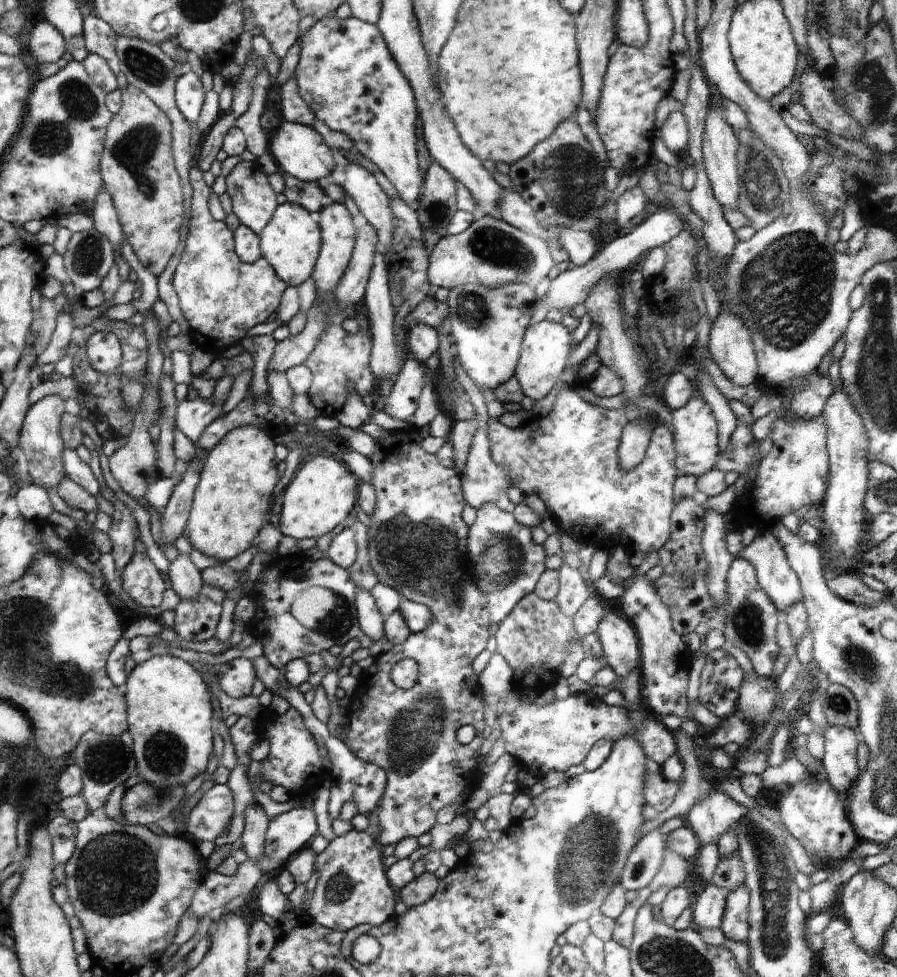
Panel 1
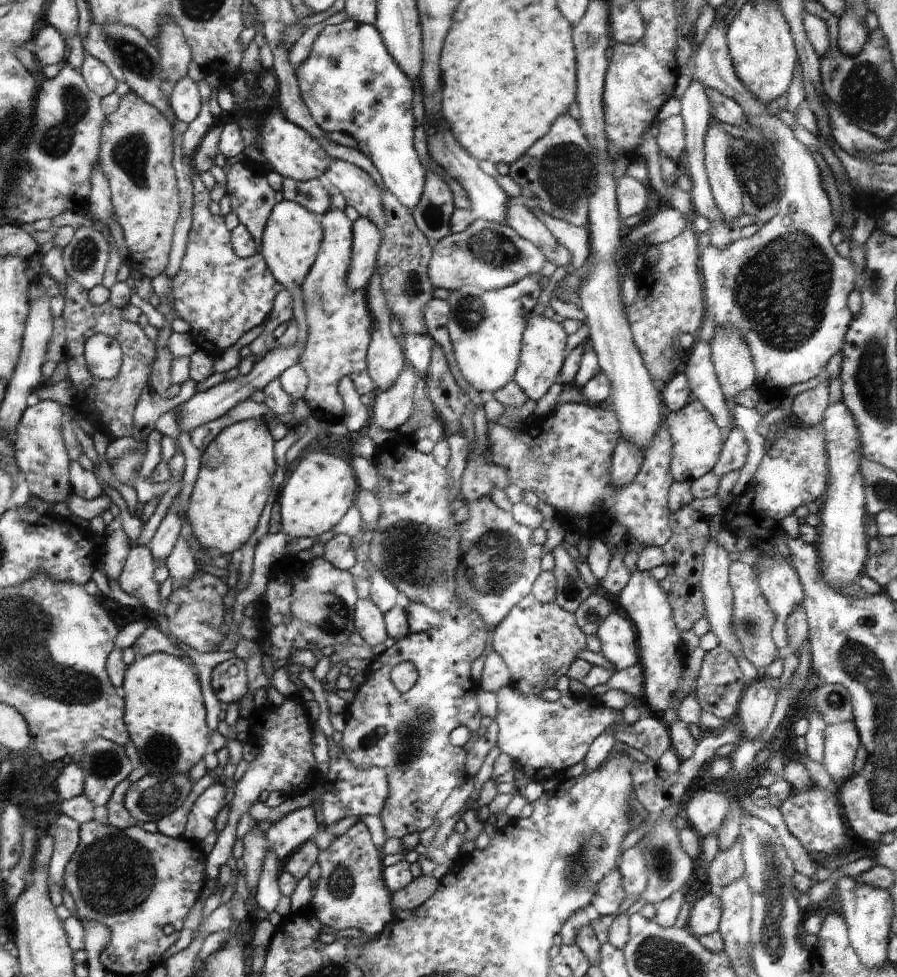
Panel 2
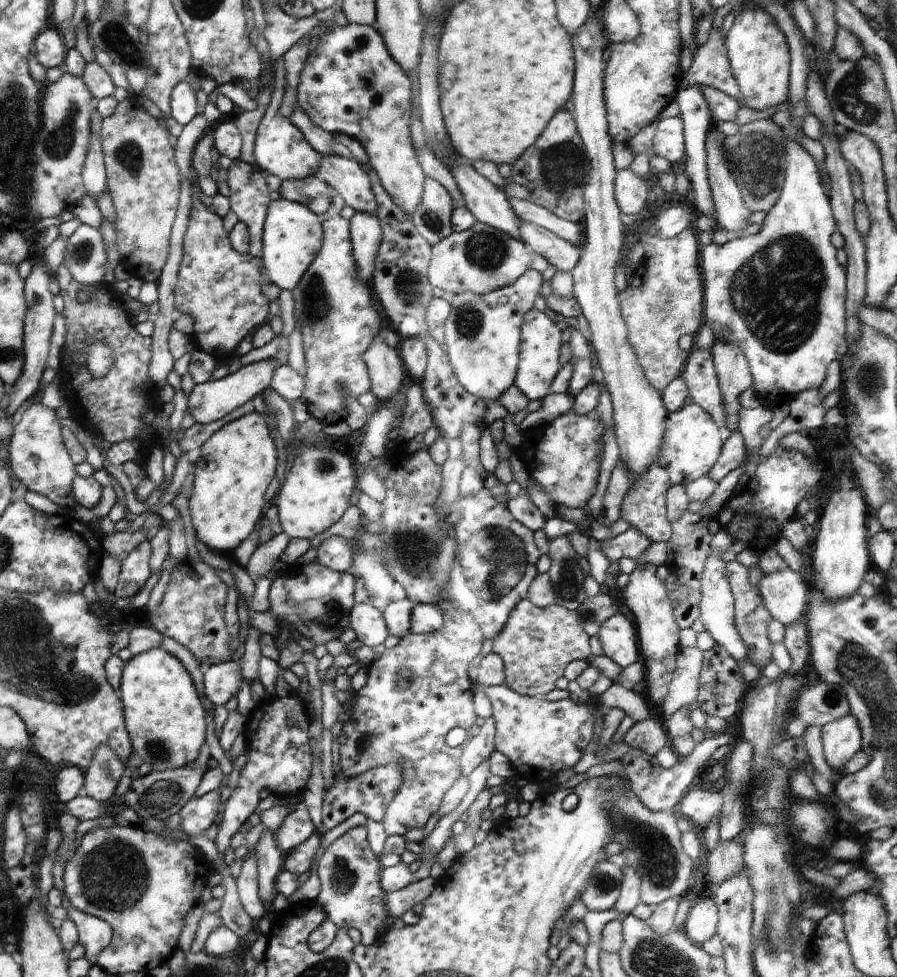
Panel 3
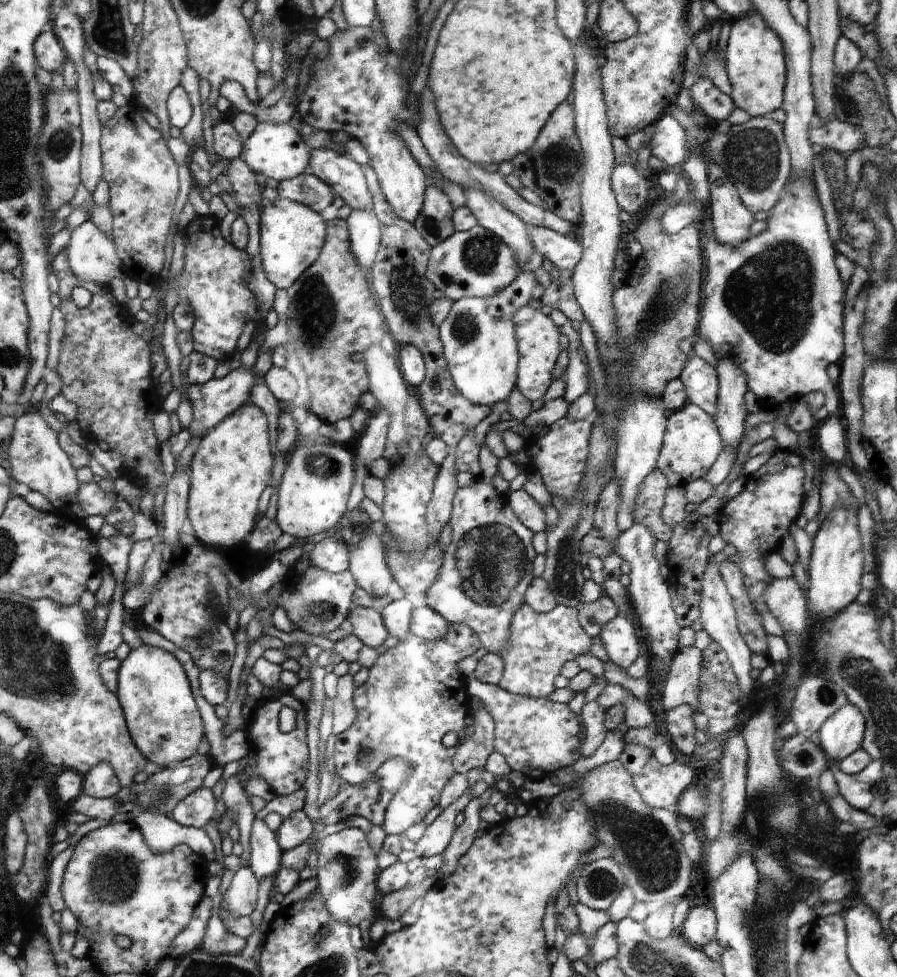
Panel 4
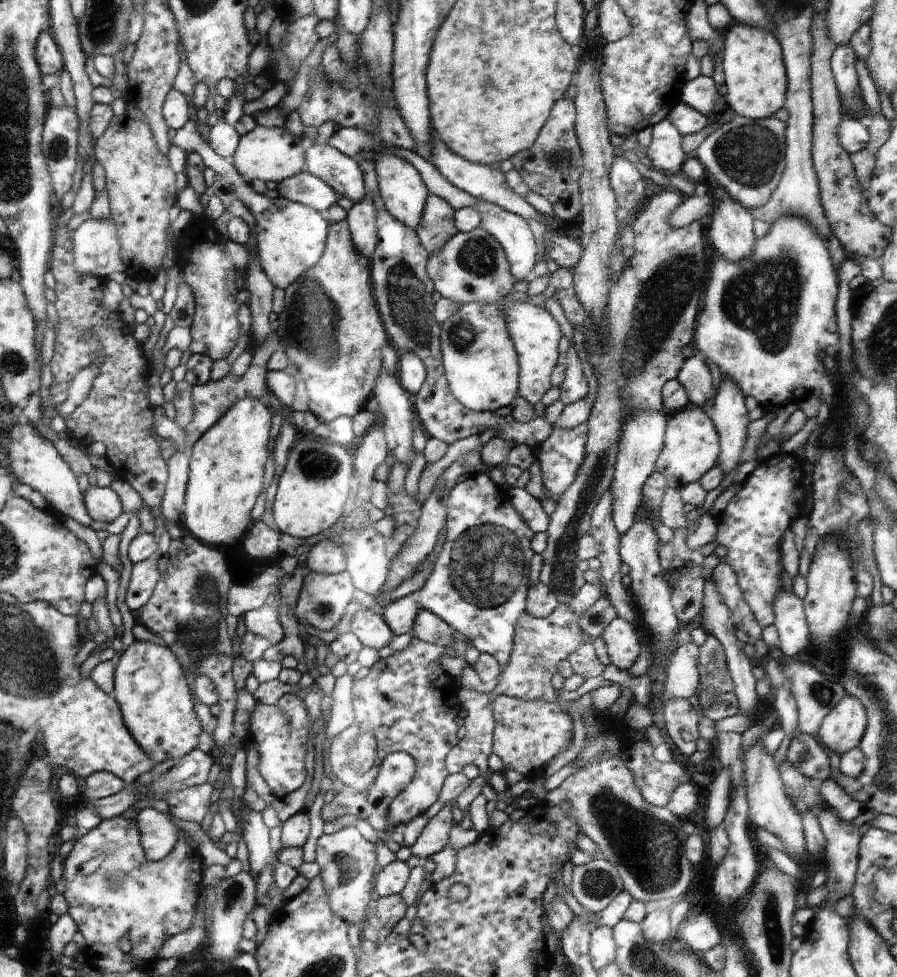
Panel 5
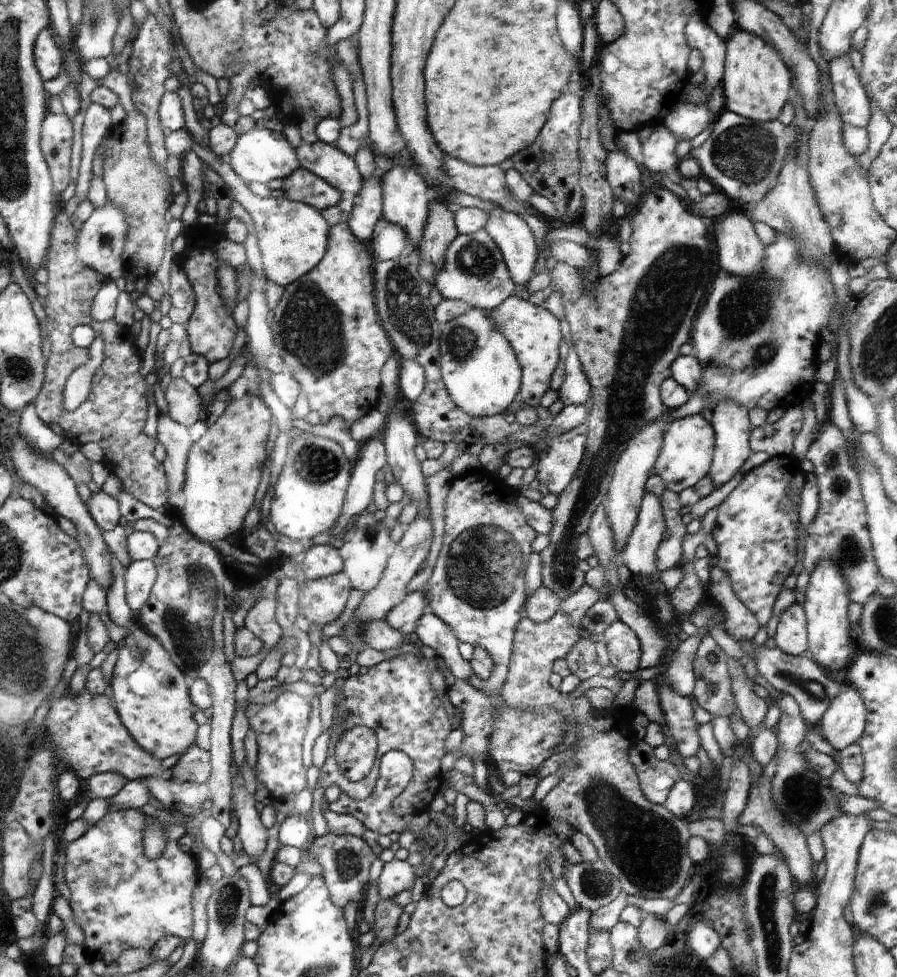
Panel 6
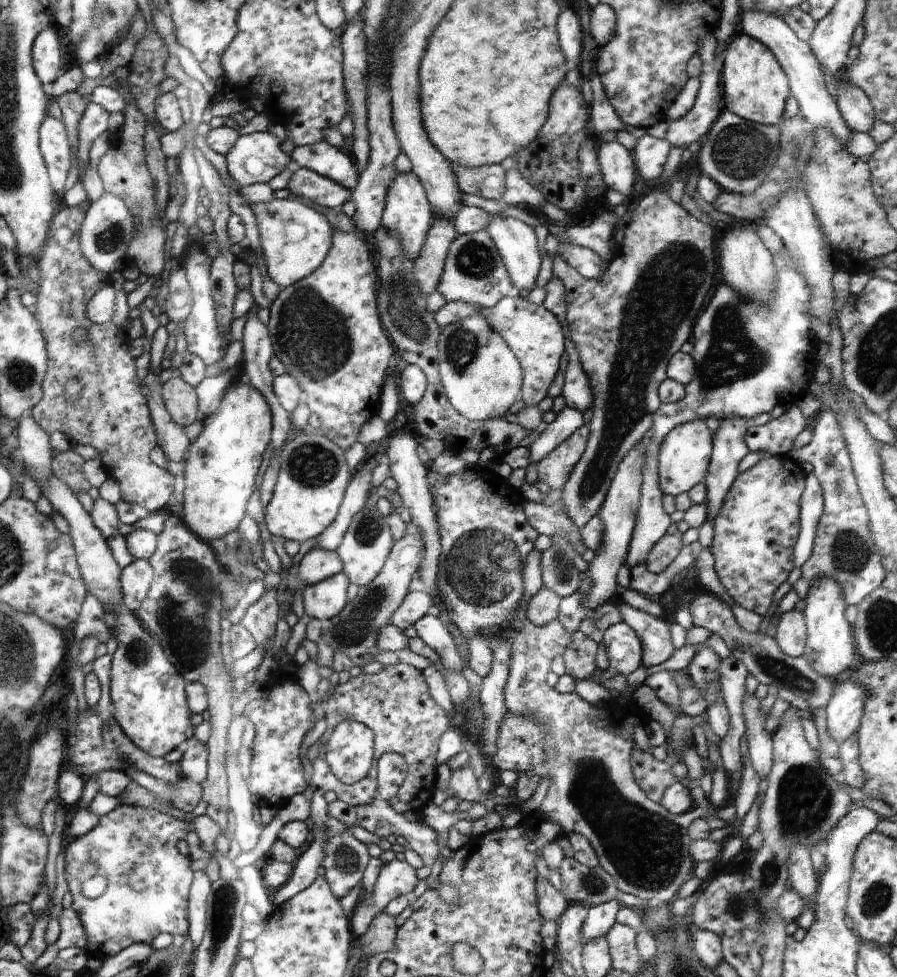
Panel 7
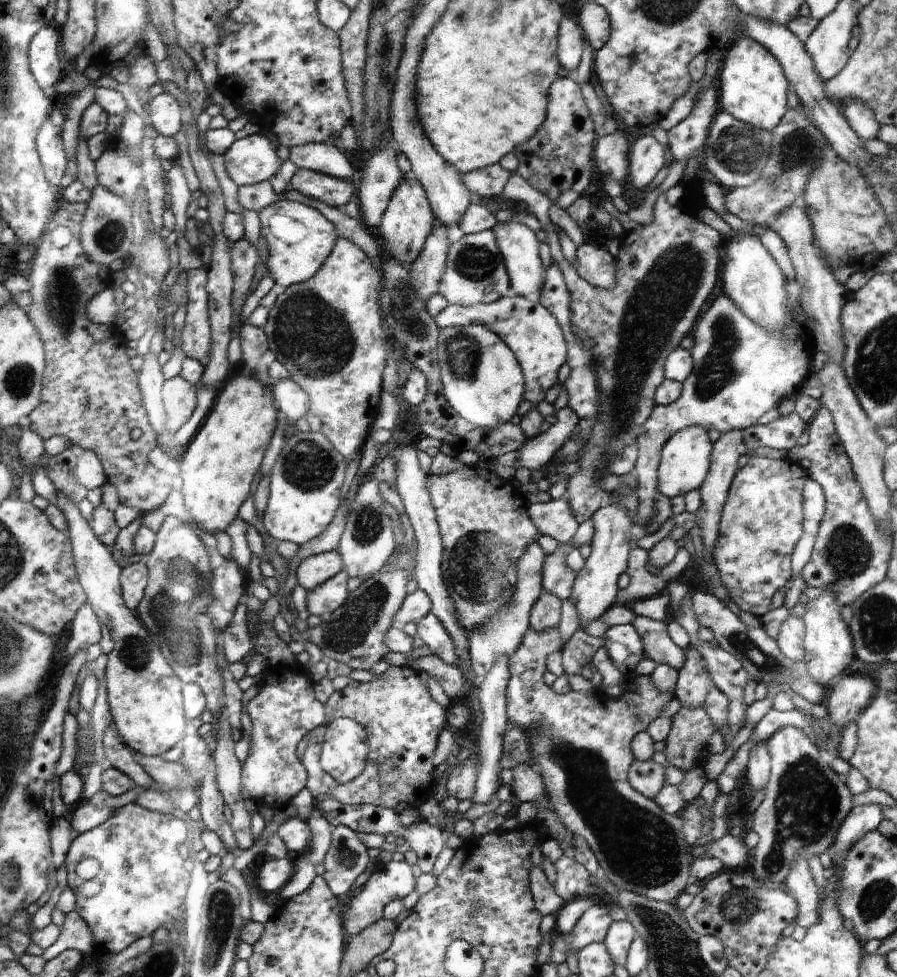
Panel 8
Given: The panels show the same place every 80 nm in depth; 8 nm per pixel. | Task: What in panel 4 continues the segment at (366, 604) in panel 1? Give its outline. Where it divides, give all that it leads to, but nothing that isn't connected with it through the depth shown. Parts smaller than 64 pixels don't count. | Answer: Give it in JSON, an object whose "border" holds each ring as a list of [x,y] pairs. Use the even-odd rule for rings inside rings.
{"border":[[[356,606],[348,618],[352,624],[353,634],[369,648],[376,649],[382,646],[389,637],[388,630],[382,618],[374,608]]]}

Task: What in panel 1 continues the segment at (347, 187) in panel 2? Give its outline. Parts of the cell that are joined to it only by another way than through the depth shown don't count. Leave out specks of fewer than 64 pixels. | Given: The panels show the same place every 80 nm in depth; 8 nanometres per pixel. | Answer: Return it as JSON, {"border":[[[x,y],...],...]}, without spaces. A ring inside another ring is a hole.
{"border":[[[345,160],[337,161],[330,176],[332,184],[341,187],[346,196],[352,198],[364,219],[378,232],[379,248],[390,248],[394,230],[390,199],[376,178],[368,170]]]}

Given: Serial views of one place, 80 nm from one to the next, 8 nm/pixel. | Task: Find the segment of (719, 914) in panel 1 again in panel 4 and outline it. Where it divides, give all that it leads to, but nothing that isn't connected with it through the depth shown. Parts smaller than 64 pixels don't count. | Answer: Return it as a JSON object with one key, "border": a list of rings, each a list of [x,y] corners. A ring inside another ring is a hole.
{"border":[[[706,905],[691,908],[679,934],[692,947],[699,949],[703,949],[706,944],[717,940],[717,920],[714,909]]]}

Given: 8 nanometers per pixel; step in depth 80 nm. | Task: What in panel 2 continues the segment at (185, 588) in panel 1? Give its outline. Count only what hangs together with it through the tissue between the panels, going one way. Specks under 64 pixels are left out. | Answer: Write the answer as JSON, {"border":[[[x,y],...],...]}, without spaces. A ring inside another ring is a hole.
{"border":[[[181,534],[176,548],[167,559],[167,566],[175,586],[190,586],[192,584],[192,578],[194,578],[199,565],[193,558],[192,548],[190,548],[188,540]]]}

